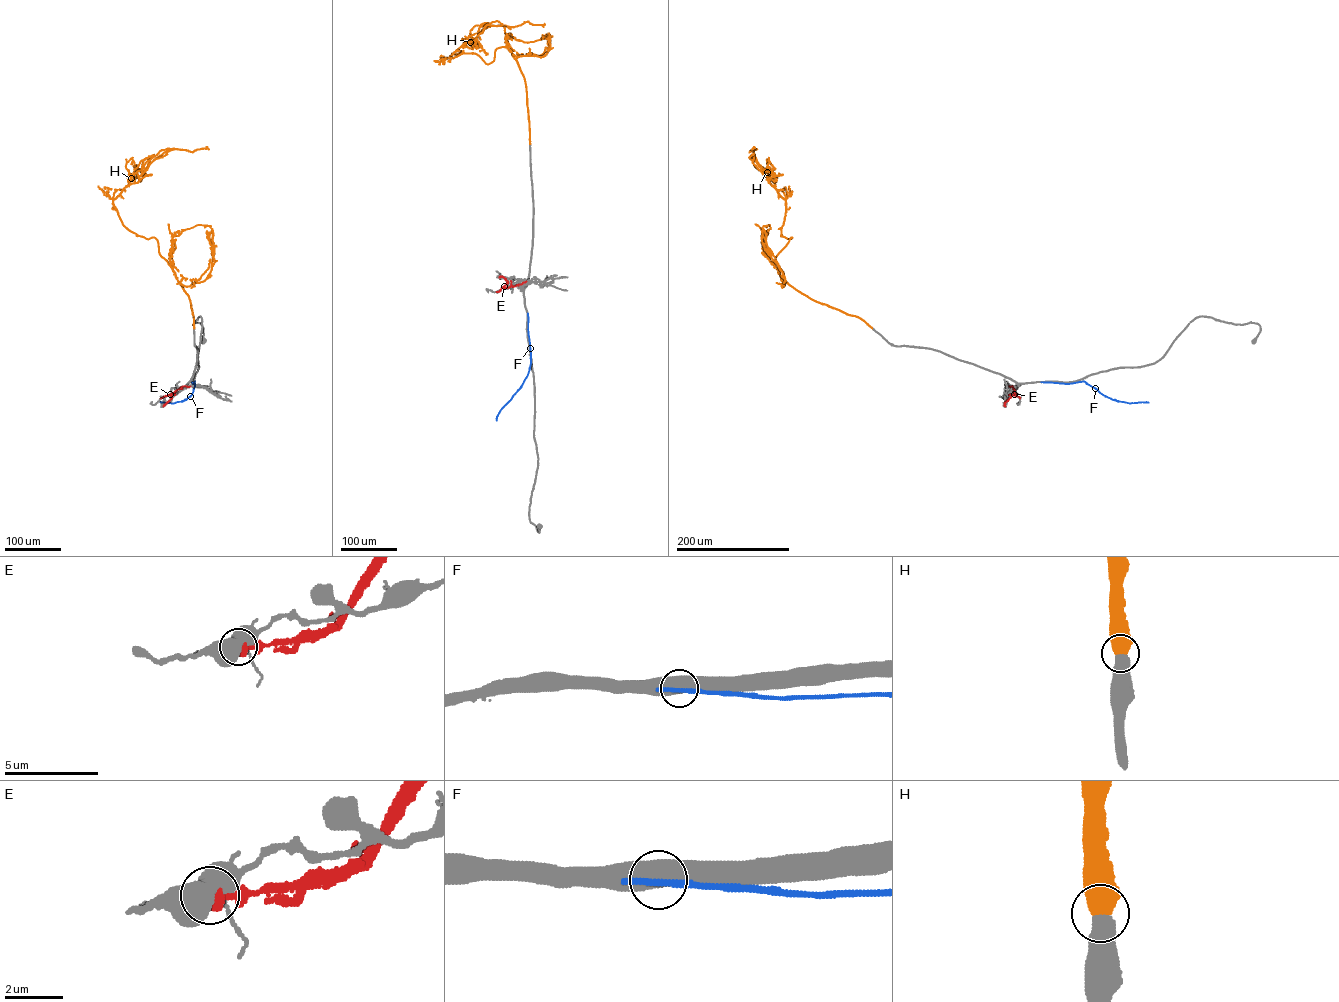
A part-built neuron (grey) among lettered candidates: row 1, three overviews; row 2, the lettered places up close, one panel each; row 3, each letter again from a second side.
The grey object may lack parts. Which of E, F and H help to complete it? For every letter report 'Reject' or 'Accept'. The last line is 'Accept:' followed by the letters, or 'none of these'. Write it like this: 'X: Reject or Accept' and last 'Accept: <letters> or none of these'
E: Reject
F: Reject
H: Accept
Accept: H

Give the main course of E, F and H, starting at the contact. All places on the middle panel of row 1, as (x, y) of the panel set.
E: (496, 291), (526, 281)
F: (527, 314), (529, 370), (496, 420)
H: (530, 144), (525, 82), (511, 52), (498, 47), (488, 64), (473, 53), (449, 57), (487, 24), (542, 25)

